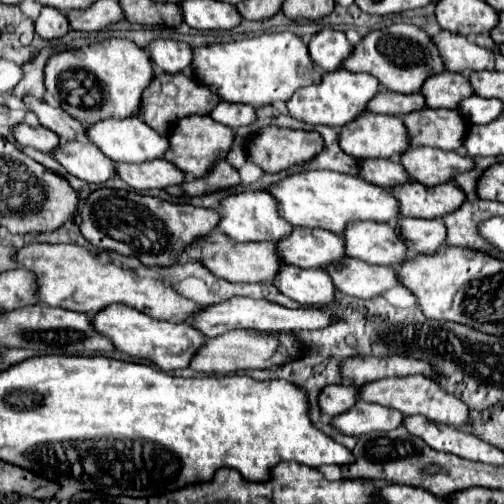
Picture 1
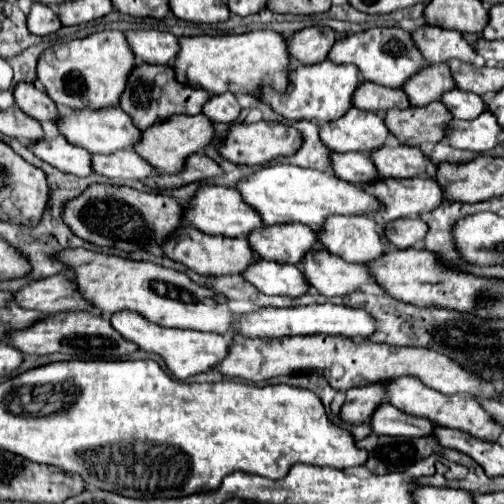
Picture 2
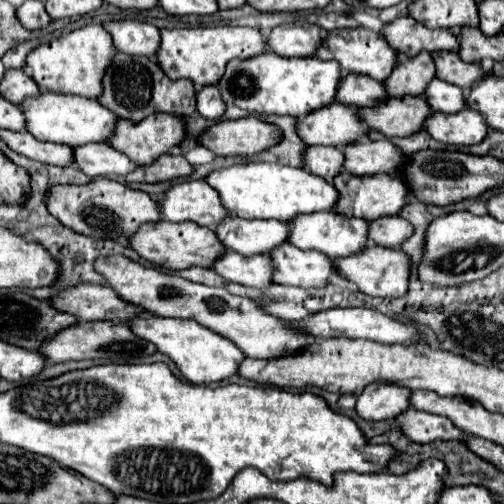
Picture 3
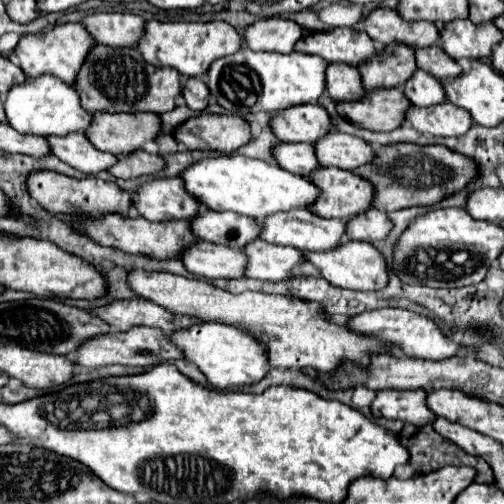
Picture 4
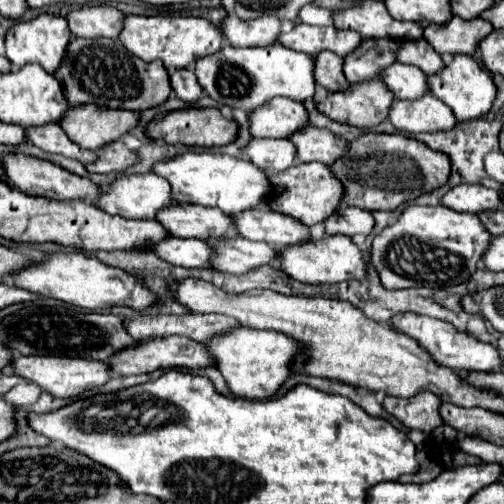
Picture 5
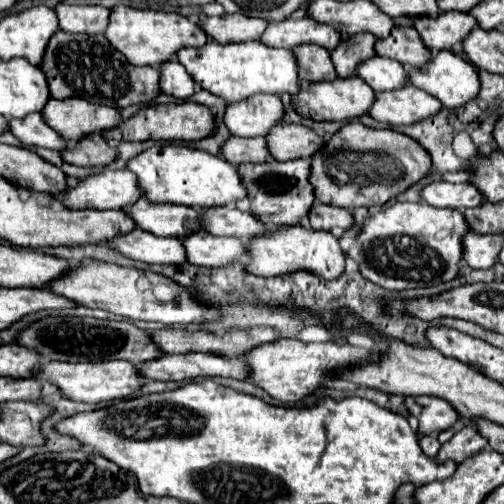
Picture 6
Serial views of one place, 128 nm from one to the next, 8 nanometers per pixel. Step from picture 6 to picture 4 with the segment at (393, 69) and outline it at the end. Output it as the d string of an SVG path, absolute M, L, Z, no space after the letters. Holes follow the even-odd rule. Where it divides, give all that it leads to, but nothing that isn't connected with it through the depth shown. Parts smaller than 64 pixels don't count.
M418 70L408 84L404 84L404 94L414 106L436 106L446 102L442 82L424 70Z

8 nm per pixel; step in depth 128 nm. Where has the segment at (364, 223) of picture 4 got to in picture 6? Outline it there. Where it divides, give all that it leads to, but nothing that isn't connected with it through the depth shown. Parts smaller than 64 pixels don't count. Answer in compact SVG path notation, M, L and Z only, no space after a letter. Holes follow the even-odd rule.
M316 202L308 214L310 226L314 230L332 230L332 228L342 228L350 230L354 226L354 216L352 210L346 208L334 208L322 202Z

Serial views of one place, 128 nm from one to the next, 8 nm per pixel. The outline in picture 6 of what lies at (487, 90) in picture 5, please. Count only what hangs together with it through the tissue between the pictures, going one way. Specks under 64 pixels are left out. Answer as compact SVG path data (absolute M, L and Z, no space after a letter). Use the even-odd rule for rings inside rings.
M440 50L436 58L432 58L426 66L422 68L408 68L408 78L410 82L438 98L446 108L462 108L470 100L476 100L476 94L480 92L480 76L478 70L464 58L452 54L450 50Z

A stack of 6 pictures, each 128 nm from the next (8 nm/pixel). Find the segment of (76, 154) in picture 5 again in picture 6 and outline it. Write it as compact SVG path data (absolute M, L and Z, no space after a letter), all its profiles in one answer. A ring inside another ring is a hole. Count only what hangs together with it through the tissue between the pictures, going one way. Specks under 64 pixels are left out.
M28 114L22 120L10 120L10 132L24 146L42 146L58 152L64 152L64 148L68 148L66 140L58 132L54 132L54 128L44 124L44 118L40 114Z

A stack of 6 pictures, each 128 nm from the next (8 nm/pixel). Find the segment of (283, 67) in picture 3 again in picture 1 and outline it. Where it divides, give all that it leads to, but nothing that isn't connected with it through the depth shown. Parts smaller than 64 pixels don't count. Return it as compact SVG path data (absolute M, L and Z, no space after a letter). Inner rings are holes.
M344 68L336 70L336 72L328 72L322 76L320 86L308 86L308 88L300 88L288 102L288 110L290 116L294 116L296 120L308 122L312 126L332 126L332 128L342 128L344 124L350 124L352 120L356 120L356 116L360 116L362 112L368 110L368 100L372 100L372 96L376 96L380 82L374 76L368 74L356 74L356 72L348 72Z

